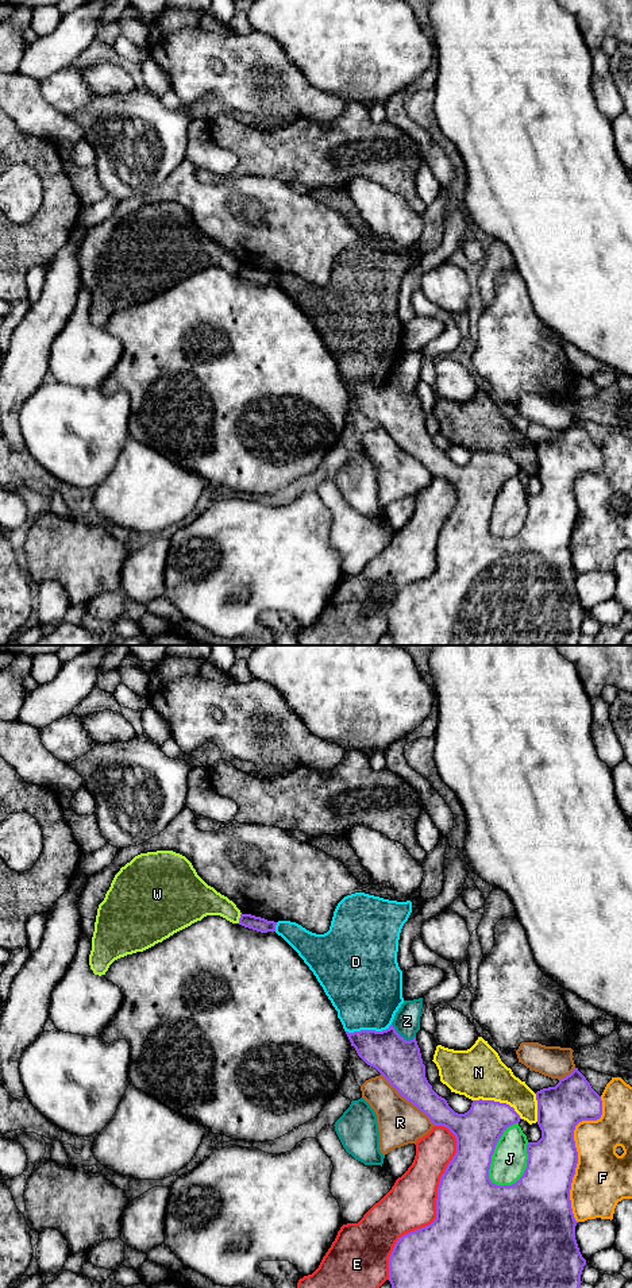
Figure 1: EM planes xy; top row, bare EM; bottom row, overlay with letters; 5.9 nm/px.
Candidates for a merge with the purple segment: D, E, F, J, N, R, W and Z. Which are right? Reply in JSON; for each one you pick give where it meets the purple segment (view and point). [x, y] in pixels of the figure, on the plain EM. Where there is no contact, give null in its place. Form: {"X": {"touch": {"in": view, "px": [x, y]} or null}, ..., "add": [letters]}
{"add": []}

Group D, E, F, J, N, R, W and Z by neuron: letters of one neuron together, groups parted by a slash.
D / E / F / J / N / R / W / Z

